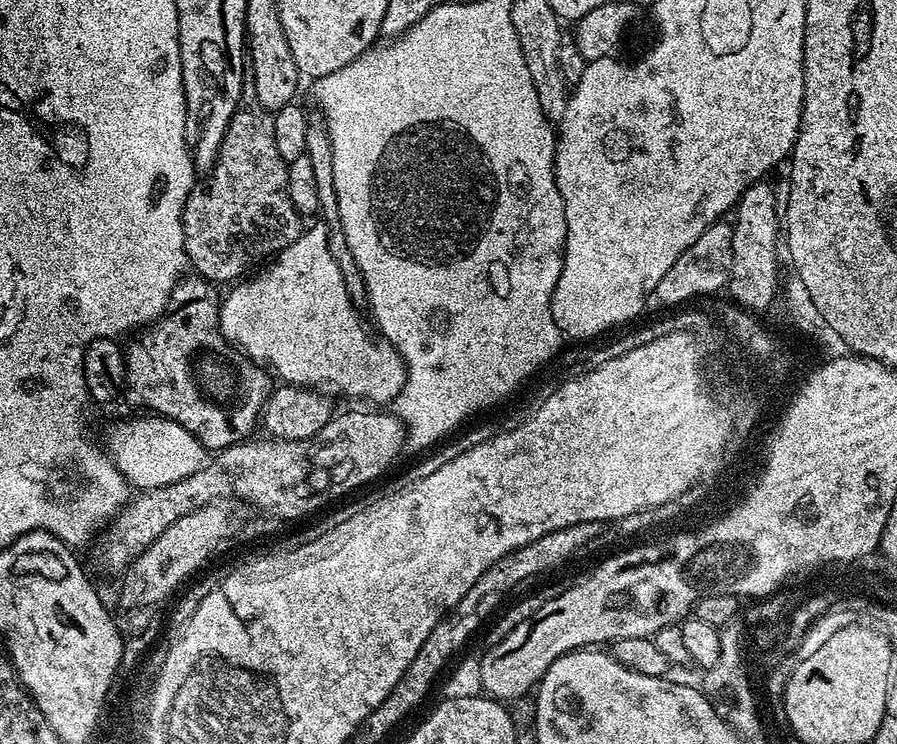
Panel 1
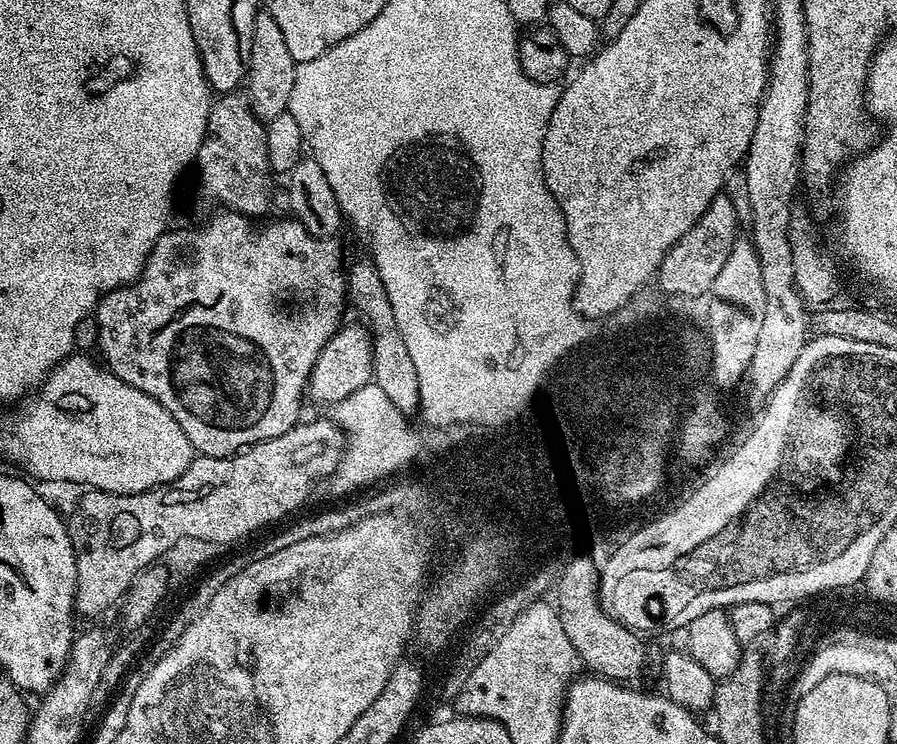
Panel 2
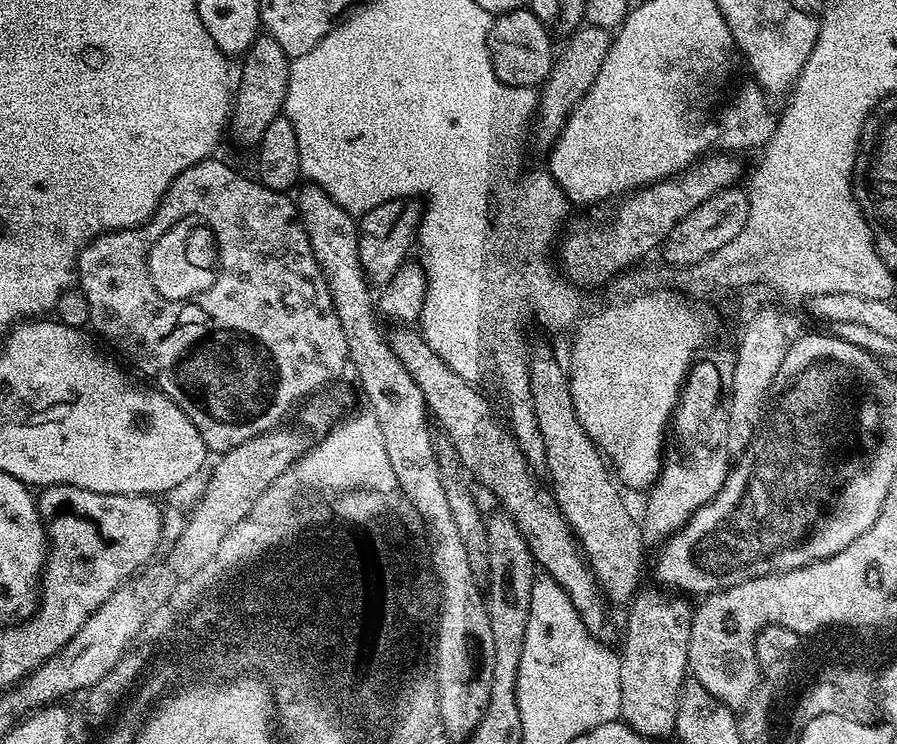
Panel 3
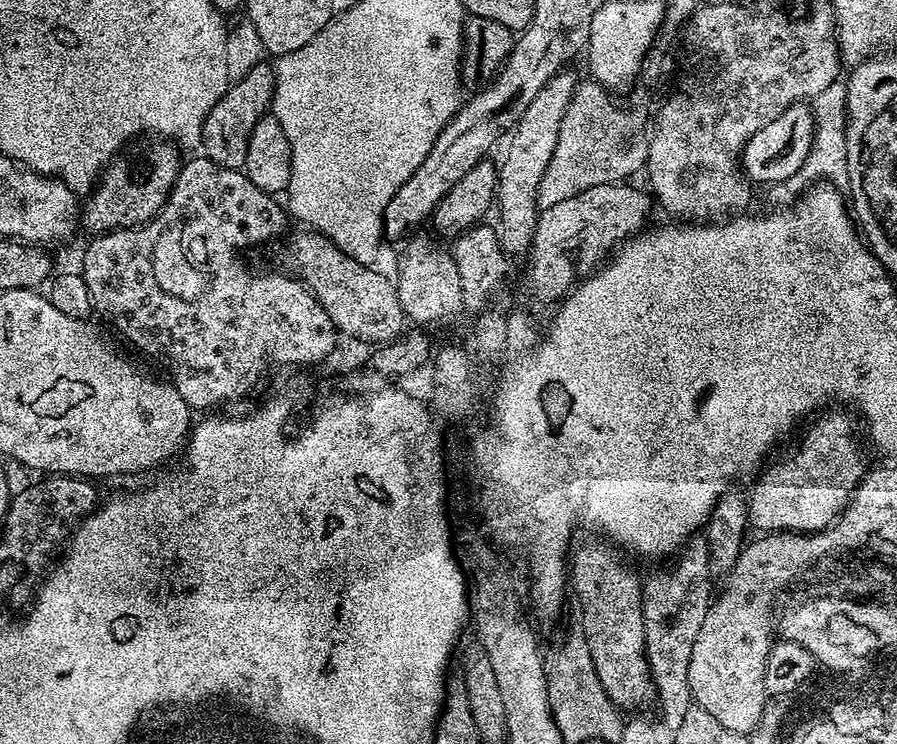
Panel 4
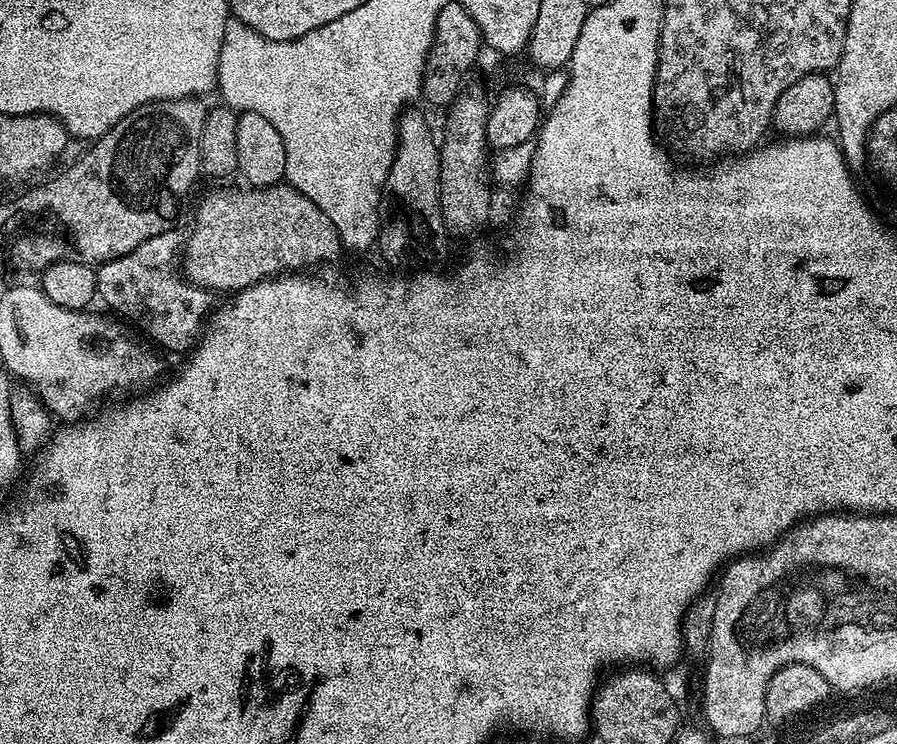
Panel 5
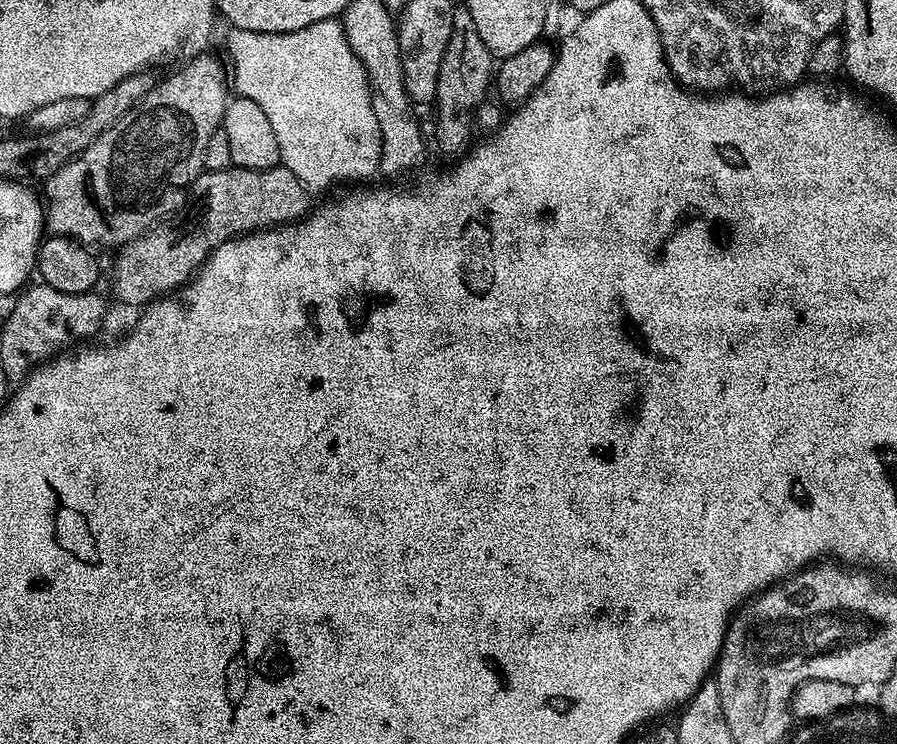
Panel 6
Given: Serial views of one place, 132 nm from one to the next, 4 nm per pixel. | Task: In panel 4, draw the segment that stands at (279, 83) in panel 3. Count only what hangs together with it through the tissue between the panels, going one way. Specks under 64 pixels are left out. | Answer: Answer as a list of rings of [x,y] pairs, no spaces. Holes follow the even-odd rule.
[[[259,62],[244,77],[233,80],[225,87],[222,98],[214,102],[210,114],[206,114],[200,144],[203,155],[218,166],[233,164],[243,169],[246,162],[246,146],[254,126],[269,111],[272,92],[275,90],[275,70],[271,63]]]

